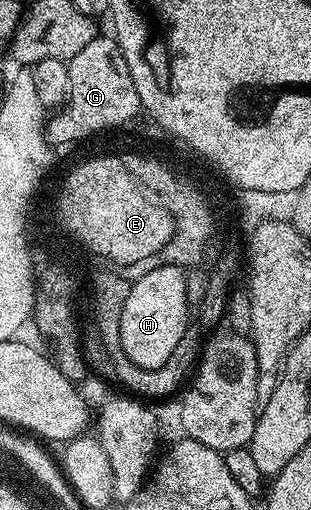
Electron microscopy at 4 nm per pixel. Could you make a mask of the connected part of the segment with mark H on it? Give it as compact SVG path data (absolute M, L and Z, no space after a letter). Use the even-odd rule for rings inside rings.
M161 264L132 282L121 316L123 357L138 368L162 368L170 360L170 352L178 348L184 329L190 325L190 307L185 271L178 266Z

